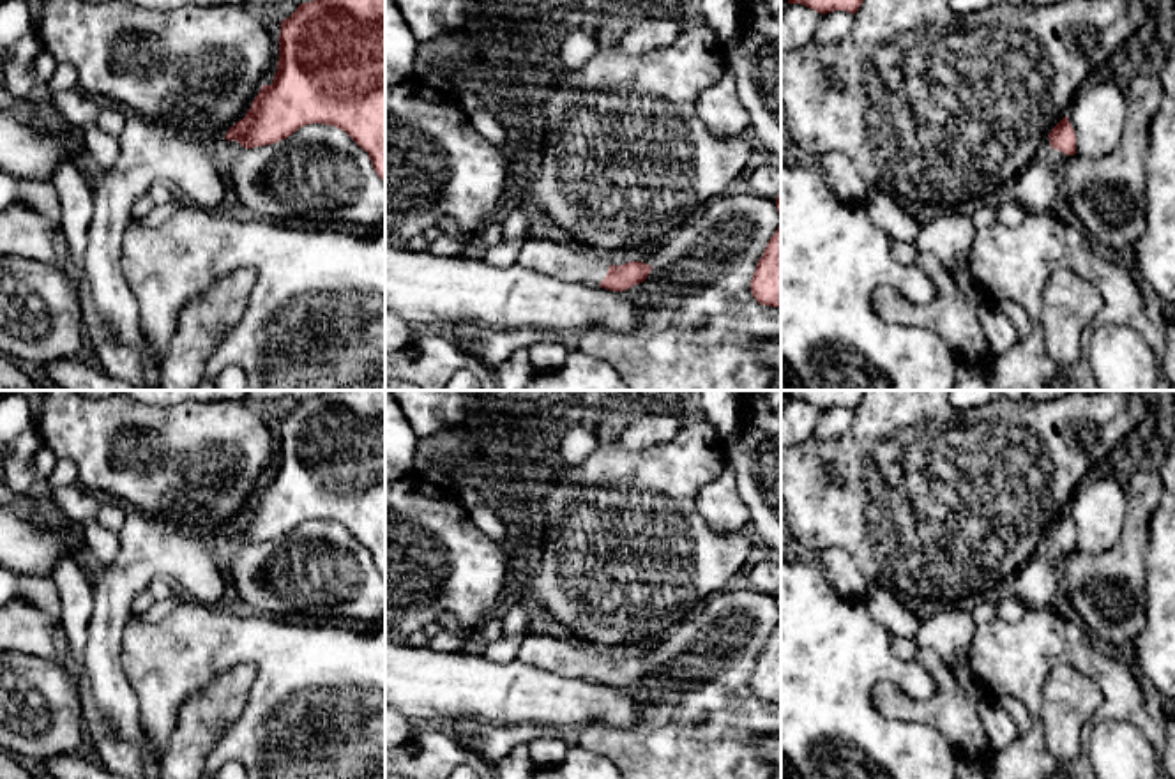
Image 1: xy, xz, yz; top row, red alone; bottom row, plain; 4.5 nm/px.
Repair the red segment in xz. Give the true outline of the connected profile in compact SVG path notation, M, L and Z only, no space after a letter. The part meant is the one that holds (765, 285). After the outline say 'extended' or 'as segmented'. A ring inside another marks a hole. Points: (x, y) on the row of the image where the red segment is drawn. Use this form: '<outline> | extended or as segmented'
M781 223L758 260L751 293L762 306L781 307Z | as segmented

